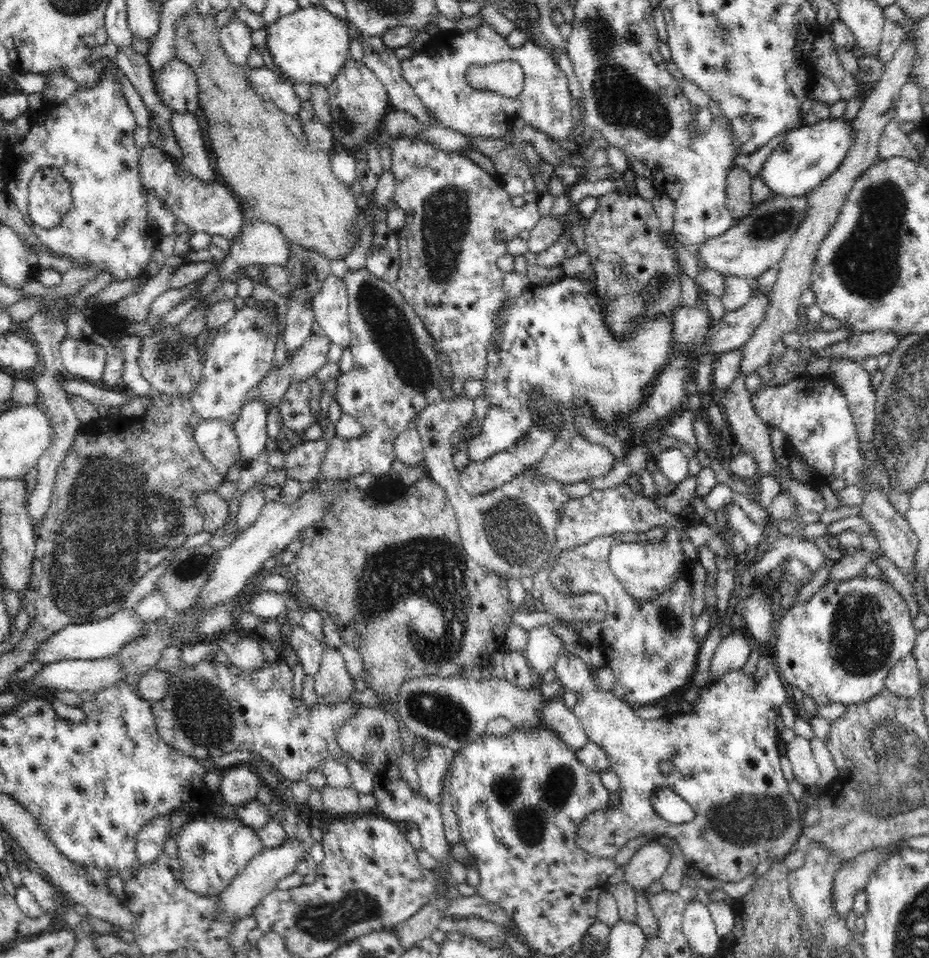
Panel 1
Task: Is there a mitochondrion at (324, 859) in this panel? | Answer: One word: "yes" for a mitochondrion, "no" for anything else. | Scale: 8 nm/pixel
no

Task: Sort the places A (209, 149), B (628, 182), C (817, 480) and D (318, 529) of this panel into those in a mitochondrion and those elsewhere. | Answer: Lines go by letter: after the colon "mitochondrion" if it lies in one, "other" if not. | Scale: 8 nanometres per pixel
A: other
B: other
C: other
D: other

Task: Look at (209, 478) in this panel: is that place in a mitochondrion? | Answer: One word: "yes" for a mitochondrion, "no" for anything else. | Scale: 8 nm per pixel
no

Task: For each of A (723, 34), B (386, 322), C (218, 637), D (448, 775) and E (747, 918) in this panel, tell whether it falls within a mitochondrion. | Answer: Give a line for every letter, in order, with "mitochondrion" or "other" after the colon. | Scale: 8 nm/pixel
A: mitochondrion
B: mitochondrion
C: other
D: other
E: other

